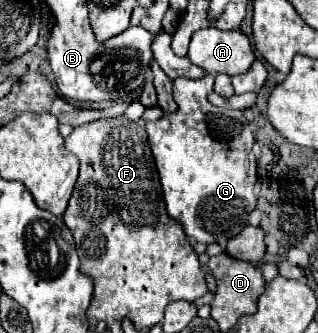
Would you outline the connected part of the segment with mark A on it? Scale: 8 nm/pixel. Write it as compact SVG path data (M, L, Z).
M206 27L206 29L200 29L192 35L188 59L208 73L240 75L240 73L246 73L246 69L254 63L254 47L252 47L250 39L240 29L222 31L216 27Z

